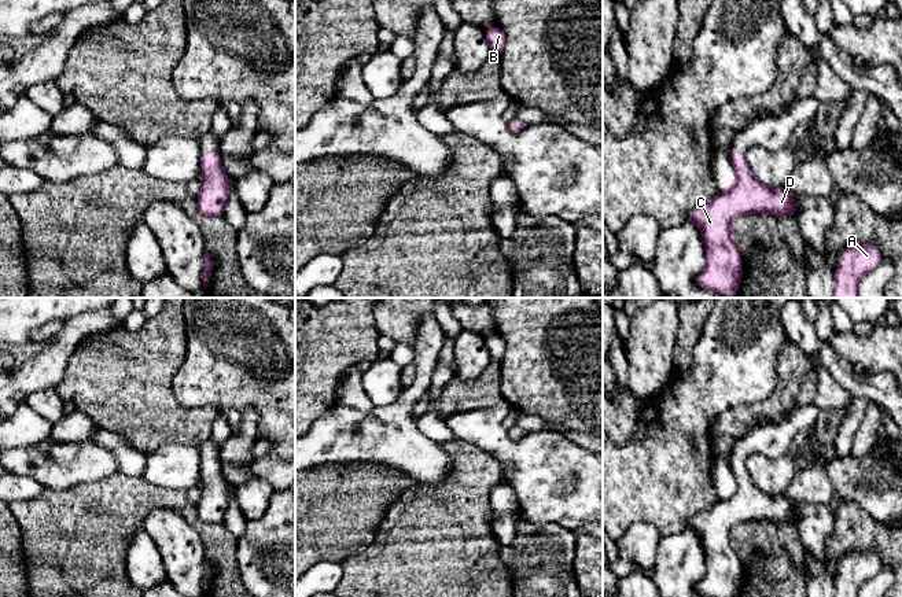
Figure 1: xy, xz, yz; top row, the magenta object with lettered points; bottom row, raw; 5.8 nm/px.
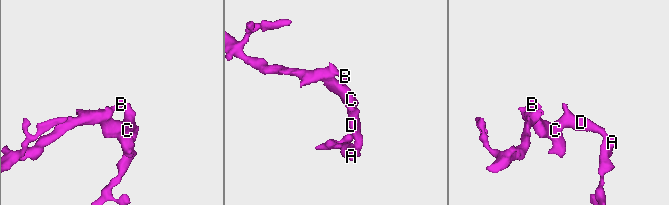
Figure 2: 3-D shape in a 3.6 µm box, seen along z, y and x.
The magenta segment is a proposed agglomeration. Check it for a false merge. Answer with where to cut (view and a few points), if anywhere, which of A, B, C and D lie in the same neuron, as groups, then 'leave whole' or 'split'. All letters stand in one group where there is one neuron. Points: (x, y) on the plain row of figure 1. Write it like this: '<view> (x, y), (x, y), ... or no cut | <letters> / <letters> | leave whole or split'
no cut | A B C D | leave whole

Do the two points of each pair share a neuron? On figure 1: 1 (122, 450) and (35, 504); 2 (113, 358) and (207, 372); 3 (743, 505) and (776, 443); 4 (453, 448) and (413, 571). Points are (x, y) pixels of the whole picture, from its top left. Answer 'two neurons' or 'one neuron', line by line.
1: two neurons
2: two neurons
3: one neuron
4: one neuron

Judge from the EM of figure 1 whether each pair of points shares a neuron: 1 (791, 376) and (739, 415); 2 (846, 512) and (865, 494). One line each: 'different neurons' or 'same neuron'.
1: same neuron
2: different neurons

